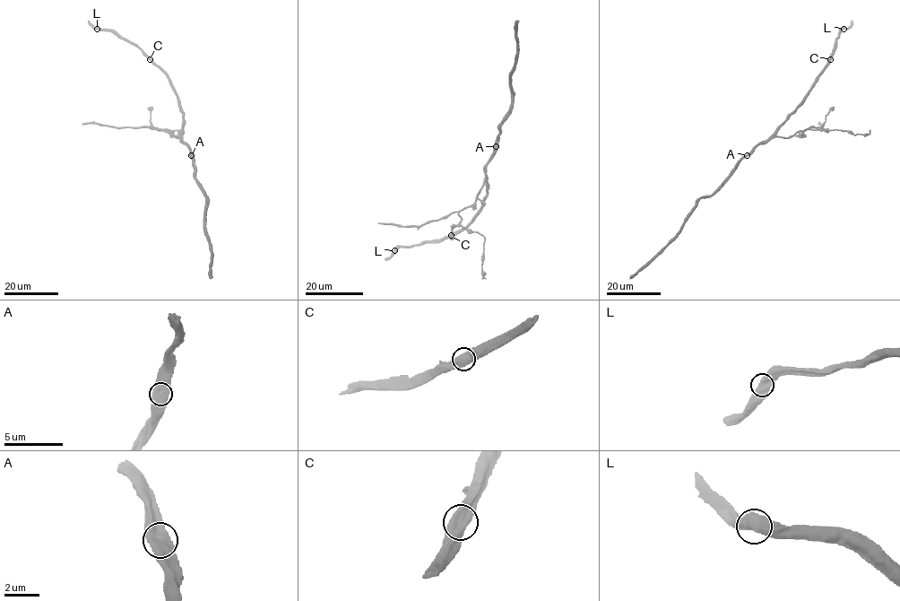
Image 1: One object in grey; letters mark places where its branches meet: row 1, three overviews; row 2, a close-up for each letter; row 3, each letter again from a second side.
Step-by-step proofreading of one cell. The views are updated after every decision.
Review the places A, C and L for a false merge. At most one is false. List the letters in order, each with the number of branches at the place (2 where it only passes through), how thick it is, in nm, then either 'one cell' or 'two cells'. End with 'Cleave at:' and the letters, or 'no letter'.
A: 2 | 650 nm | one cell
C: 2 | 650 nm | one cell
L: 2 | 650 nm | one cell
Cleave at: no letter

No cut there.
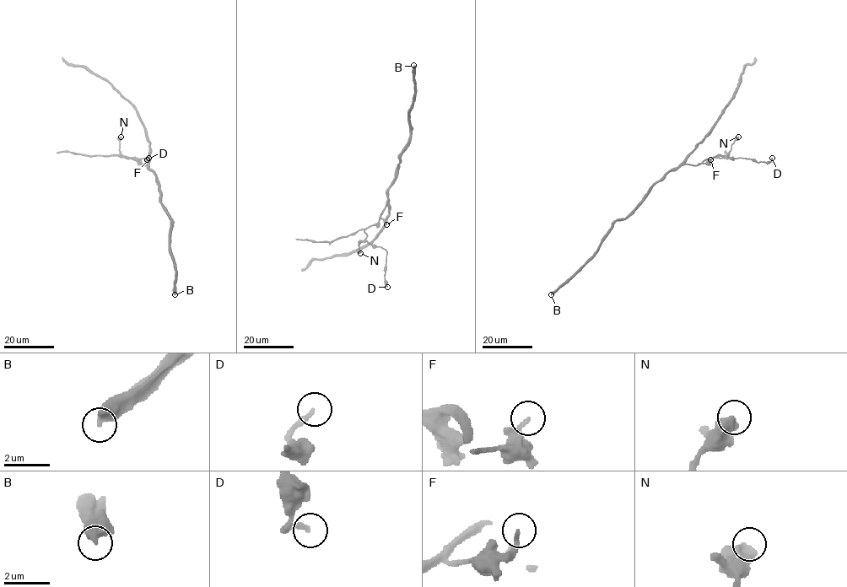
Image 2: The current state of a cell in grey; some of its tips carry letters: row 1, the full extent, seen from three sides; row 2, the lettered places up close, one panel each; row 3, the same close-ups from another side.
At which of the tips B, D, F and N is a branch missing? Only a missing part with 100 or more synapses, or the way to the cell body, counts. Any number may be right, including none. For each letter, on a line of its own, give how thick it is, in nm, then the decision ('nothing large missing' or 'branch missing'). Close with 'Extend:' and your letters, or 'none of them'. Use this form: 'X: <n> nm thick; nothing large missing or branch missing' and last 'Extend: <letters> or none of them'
B: 550 nm thick; branch missing
D: 240 nm thick; nothing large missing
F: 220 nm thick; nothing large missing
N: 650 nm thick; nothing large missing
Extend: B

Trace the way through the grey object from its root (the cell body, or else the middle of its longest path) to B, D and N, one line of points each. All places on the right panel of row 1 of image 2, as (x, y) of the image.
B: (672, 169), (653, 185), (625, 218), (614, 223), (598, 250), (551, 294)
D: (672, 169), (685, 164), (698, 164), (714, 157), (752, 158), (757, 162), (770, 162), (772, 158)
N: (672, 169), (685, 164), (698, 164), (714, 157), (724, 158), (738, 137)

